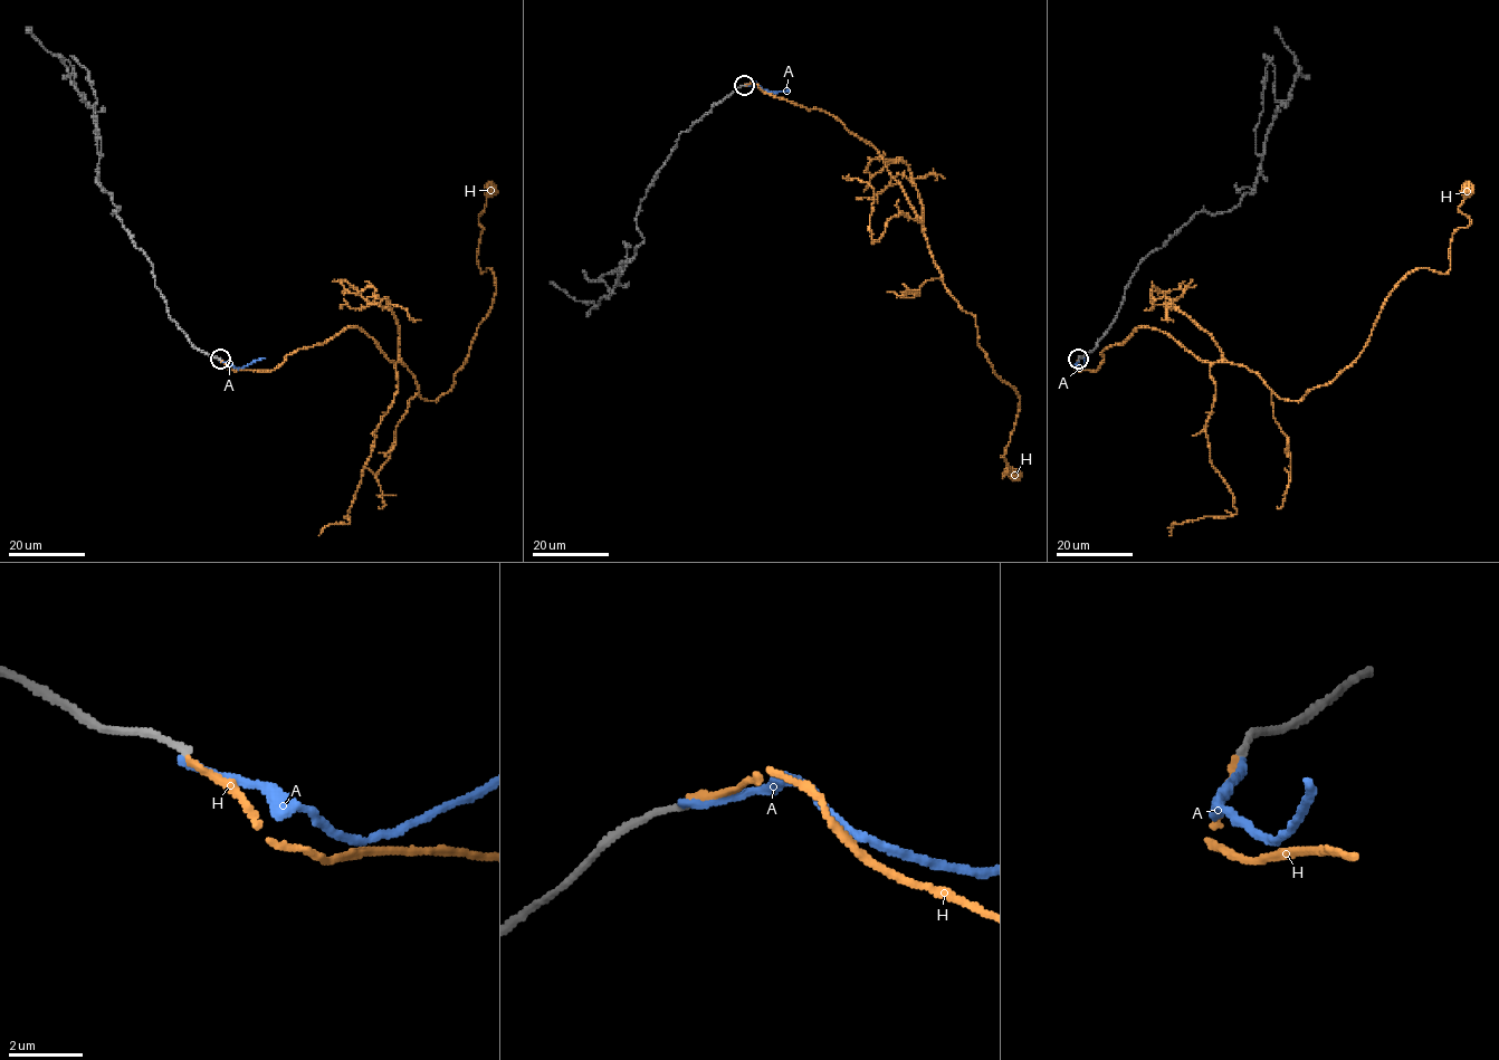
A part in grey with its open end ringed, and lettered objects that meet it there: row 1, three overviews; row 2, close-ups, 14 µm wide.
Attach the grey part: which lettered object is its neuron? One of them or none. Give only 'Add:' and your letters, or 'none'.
Add: H

